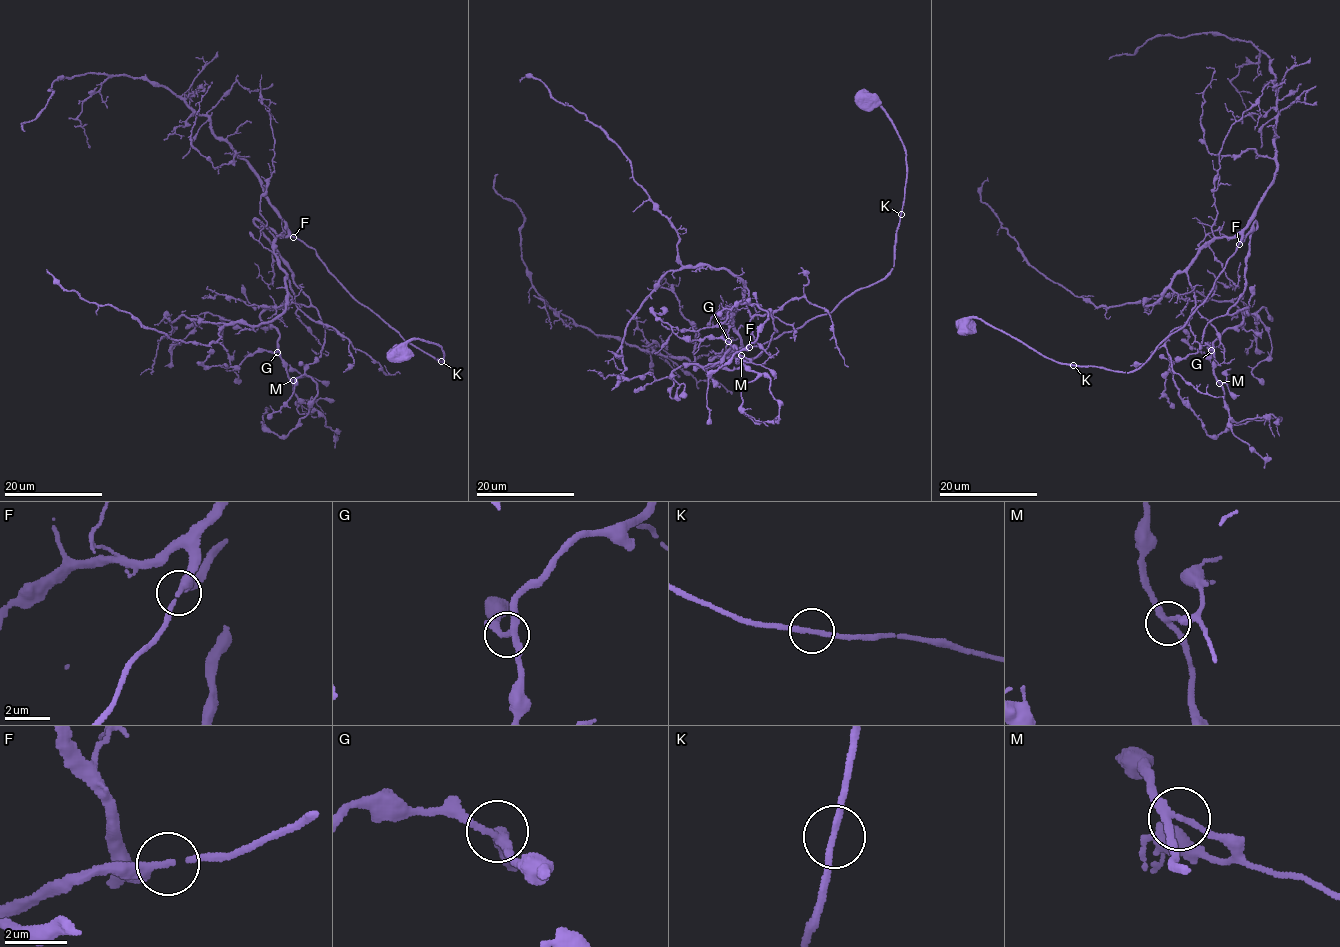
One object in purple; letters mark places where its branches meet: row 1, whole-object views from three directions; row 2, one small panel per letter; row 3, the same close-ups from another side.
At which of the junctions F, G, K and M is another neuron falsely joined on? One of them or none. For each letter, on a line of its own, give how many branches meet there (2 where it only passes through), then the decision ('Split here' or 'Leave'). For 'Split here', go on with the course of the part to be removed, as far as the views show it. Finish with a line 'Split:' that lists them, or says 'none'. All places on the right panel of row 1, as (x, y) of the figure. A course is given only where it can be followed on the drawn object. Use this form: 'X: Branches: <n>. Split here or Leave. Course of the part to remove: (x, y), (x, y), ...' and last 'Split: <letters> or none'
F: Branches: 2. Leave
G: Branches: 3. Leave
K: Branches: 2. Leave
M: Branches: 3. Leave
Split: none

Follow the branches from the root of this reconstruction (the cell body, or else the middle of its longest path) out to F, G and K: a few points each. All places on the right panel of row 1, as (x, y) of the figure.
F: (964, 326), (971, 318), (982, 319), (1059, 362), (1132, 371), (1179, 329), (1206, 298), (1238, 244)
G: (964, 326), (1132, 371), (1250, 231), (1228, 312), (1248, 314), (1211, 350)
K: (964, 326), (971, 318), (982, 319), (1045, 357), (1074, 364)

